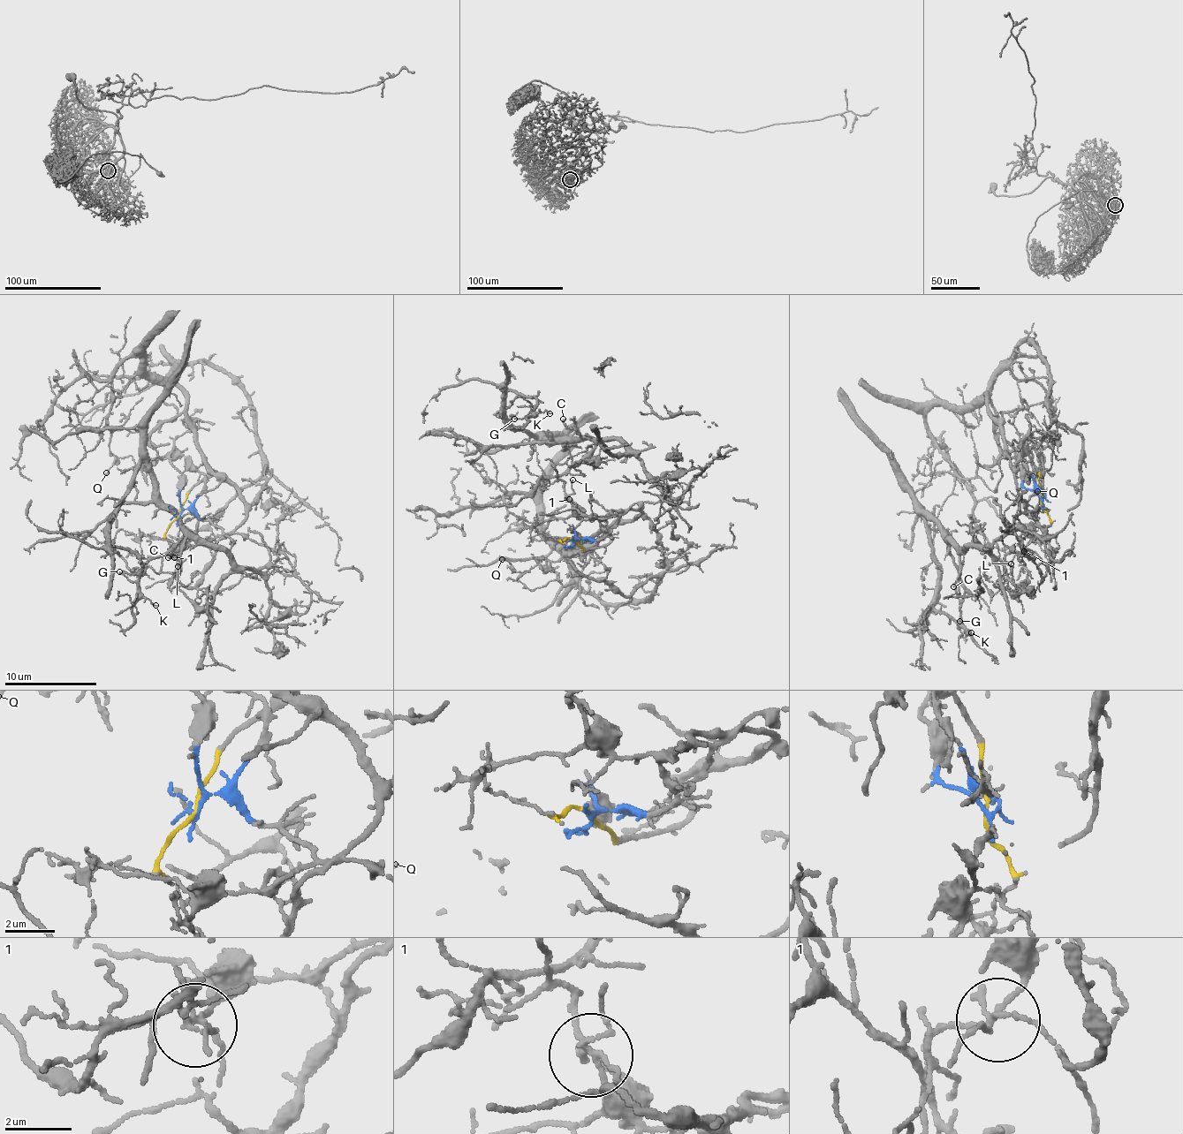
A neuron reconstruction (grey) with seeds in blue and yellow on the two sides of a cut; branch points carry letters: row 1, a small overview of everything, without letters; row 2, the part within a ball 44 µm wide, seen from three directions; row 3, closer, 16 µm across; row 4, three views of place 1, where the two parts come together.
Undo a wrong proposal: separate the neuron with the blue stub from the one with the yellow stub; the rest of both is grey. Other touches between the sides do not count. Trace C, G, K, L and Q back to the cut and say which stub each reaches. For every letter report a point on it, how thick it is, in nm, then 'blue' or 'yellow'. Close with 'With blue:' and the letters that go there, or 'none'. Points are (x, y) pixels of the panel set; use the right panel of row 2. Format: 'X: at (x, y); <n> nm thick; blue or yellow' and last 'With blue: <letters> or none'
C: at (953, 586); 170 nm thick; yellow
G: at (959, 621); 110 nm thick; yellow
K: at (971, 632); 130 nm thick; yellow
L: at (1011, 563); 100 nm thick; blue
Q: at (1037, 491); 110 nm thick; blue
With blue: L, Q

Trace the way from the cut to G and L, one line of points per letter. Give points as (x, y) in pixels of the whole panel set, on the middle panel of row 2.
G: (575, 541), (610, 536), (553, 541), (542, 508), (469, 455), (536, 441), (504, 405), (537, 398), (514, 418)
L: (575, 541), (600, 539), (616, 521), (616, 516), (584, 519), (567, 497), (572, 480)

